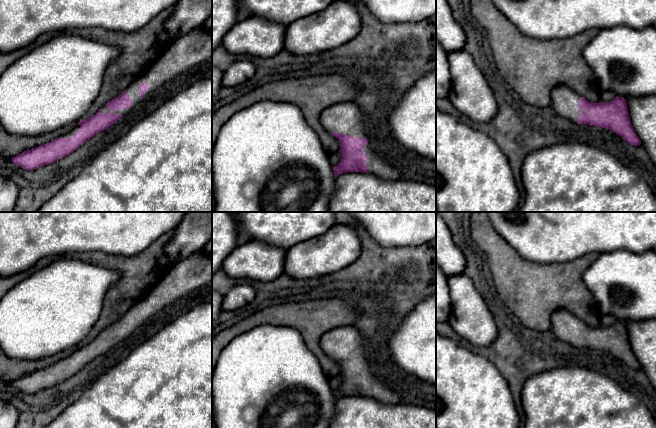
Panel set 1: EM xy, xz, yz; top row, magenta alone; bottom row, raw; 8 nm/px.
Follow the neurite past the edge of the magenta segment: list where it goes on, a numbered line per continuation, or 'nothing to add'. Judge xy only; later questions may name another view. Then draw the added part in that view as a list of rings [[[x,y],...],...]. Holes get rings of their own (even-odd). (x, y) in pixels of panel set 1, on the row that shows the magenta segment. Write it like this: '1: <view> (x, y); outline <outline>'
1: xy (189, 50); outline [[[200,26],[180,36],[162,53],[161,57],[127,89],[126,95],[132,99],[128,109],[114,110],[114,114],[127,116],[142,100],[139,90],[141,83],[149,83],[146,97],[152,91],[181,73],[202,63],[212,53],[212,31]]]

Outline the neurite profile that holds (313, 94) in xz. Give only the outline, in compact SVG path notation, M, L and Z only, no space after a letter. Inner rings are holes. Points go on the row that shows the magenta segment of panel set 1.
M316 75L264 84L212 114L212 153L218 133L230 117L259 101L271 100L299 107L307 123L318 134L326 153L335 154L339 152L340 142L323 128L321 113L333 104L351 101L357 89L350 77L343 75Z

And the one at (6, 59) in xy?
M30 44L21 49L8 52L8 53L0 53L0 76L5 72L5 70L16 60L25 56L27 53L33 50L33 45Z

